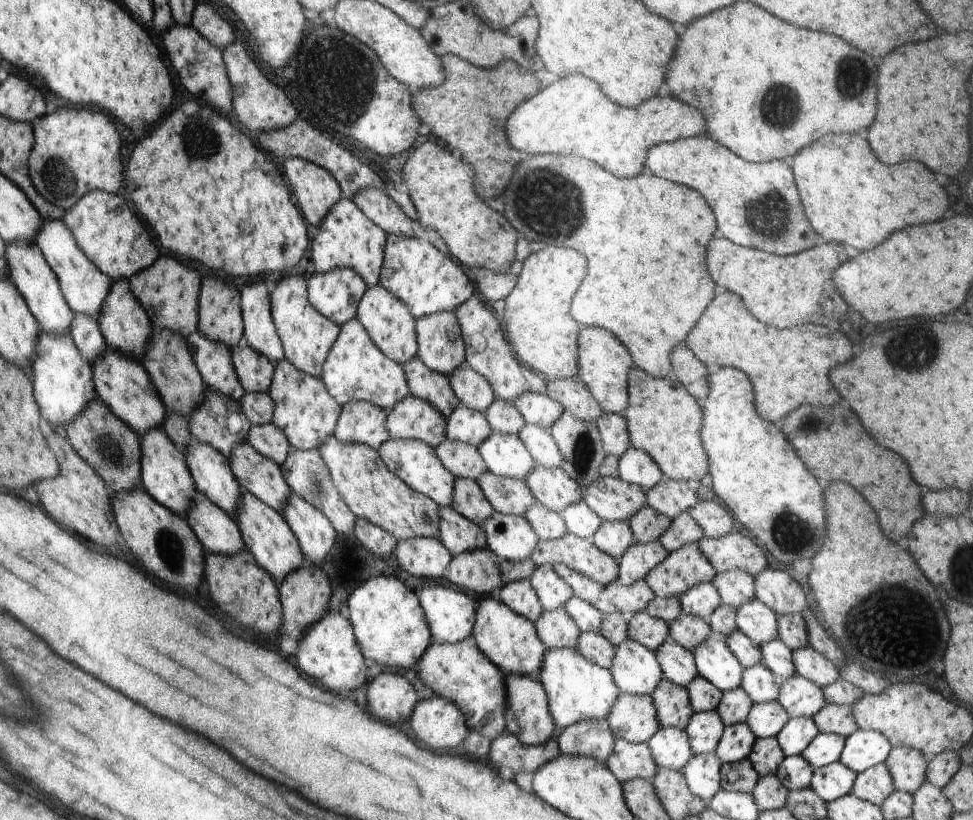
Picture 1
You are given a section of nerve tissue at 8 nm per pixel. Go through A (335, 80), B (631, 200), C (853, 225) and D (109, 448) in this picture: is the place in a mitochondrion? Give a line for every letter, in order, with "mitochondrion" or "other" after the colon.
A: mitochondrion
B: other
C: other
D: mitochondrion

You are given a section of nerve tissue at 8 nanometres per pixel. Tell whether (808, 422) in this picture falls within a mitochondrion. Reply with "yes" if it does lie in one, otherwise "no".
yes

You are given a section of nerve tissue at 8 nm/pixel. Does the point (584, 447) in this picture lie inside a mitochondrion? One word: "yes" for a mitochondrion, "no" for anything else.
yes

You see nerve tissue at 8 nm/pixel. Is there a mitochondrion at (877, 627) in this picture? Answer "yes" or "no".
yes

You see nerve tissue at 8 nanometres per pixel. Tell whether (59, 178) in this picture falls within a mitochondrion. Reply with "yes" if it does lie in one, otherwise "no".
yes

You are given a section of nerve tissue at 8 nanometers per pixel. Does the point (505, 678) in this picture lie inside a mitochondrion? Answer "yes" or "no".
no

